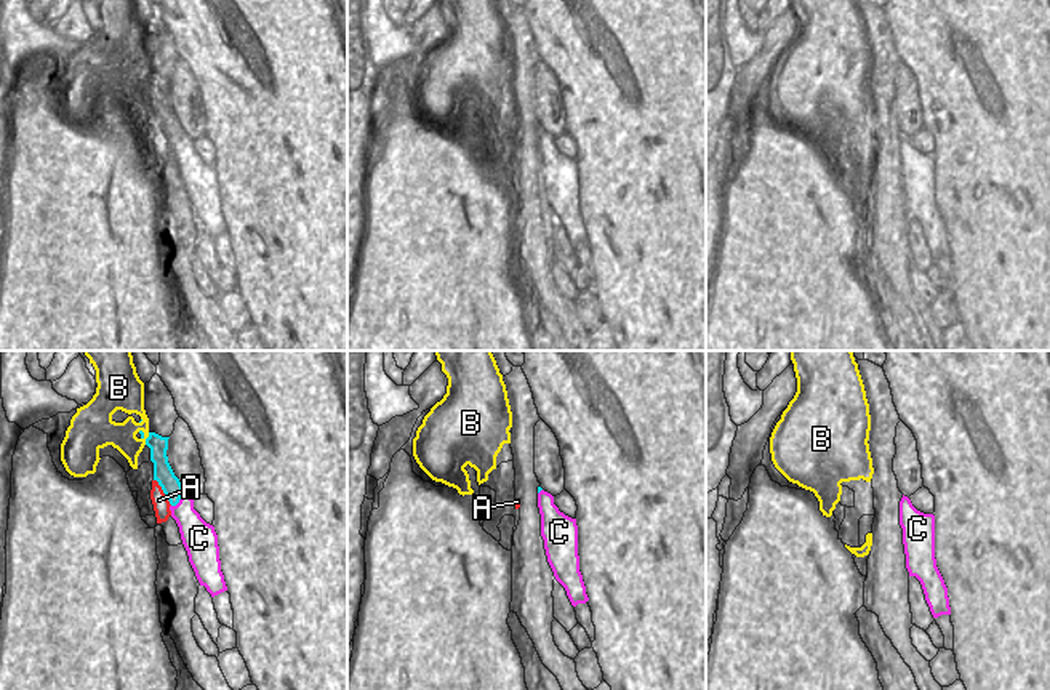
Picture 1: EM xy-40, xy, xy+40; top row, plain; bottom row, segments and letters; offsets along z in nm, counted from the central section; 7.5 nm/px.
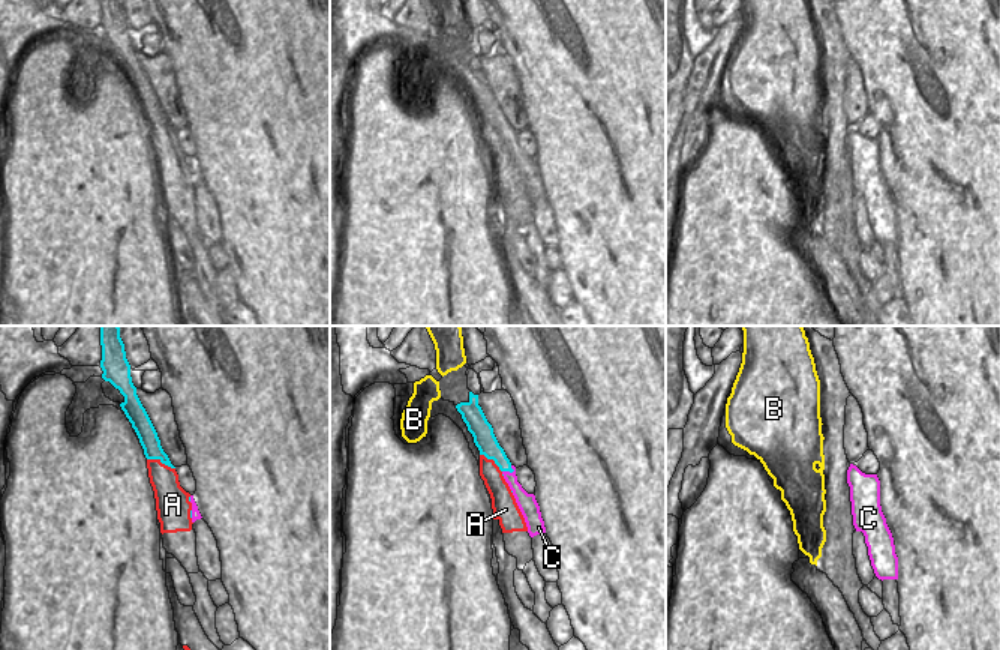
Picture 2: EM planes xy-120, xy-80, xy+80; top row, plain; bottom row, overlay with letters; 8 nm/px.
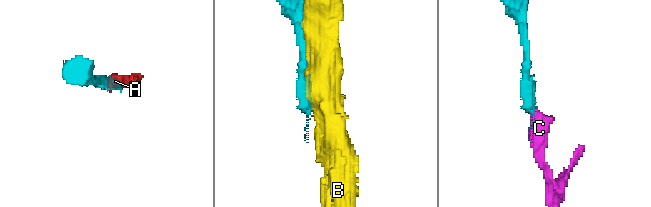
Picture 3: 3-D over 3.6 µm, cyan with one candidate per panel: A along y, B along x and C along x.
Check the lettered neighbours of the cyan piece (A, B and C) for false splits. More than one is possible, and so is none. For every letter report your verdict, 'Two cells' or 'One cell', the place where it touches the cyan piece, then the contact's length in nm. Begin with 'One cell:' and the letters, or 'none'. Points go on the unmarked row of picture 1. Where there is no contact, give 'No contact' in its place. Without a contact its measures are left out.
One cell: A
A: One cell. Touches cyan at xy-40 (164, 133). Shared border 240 nm
B: Two cells. Touches cyan at xy-40 (143, 79). Shared border 130 nm
C: Two cells. Touches cyan at xy-40 (180, 140). Shared border 160 nm.

